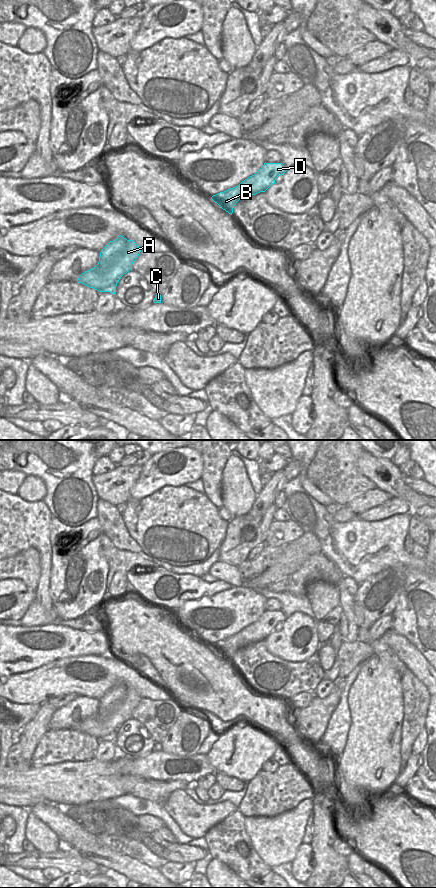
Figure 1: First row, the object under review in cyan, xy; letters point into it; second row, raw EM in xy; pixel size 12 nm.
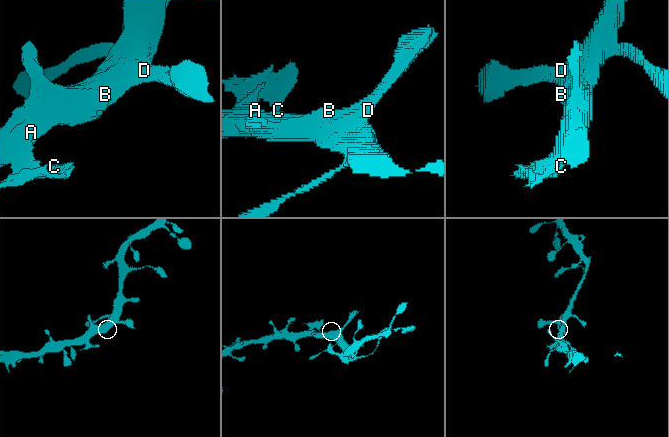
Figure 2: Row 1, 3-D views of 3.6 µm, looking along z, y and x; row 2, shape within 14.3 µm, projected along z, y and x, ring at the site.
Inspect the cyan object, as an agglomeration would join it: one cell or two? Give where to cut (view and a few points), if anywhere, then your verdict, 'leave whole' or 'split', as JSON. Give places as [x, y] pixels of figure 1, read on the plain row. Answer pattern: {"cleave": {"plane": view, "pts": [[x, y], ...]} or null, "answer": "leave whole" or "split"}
{"cleave": {"plane": "xy", "pts": [[116, 730], [102, 739]]}, "answer": "split"}

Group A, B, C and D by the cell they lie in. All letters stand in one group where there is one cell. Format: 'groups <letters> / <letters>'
groups A B D / C

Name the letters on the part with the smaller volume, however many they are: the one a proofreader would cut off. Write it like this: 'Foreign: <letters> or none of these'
Foreign: C

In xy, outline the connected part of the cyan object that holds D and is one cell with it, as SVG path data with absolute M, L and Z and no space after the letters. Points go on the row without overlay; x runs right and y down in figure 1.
M265 610L254 623L233 636L213 643L211 647L232 663L233 656L239 648L265 640L272 632L275 632L276 626L286 619L282 611Z

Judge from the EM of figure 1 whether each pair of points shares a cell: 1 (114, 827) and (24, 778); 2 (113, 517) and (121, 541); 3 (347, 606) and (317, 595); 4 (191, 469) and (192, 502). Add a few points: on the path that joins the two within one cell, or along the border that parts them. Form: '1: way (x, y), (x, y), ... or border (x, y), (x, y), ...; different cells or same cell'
1: border (101, 800), (92, 800), (78, 806); different cells
2: way (113, 523), (113, 527), (119, 535); same cell
3: border (337, 585), (340, 604); different cells
4: border (184, 484), (178, 486), (164, 485), (161, 488); different cells

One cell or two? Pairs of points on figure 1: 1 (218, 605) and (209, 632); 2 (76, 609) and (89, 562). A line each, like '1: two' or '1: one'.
1: one
2: one

